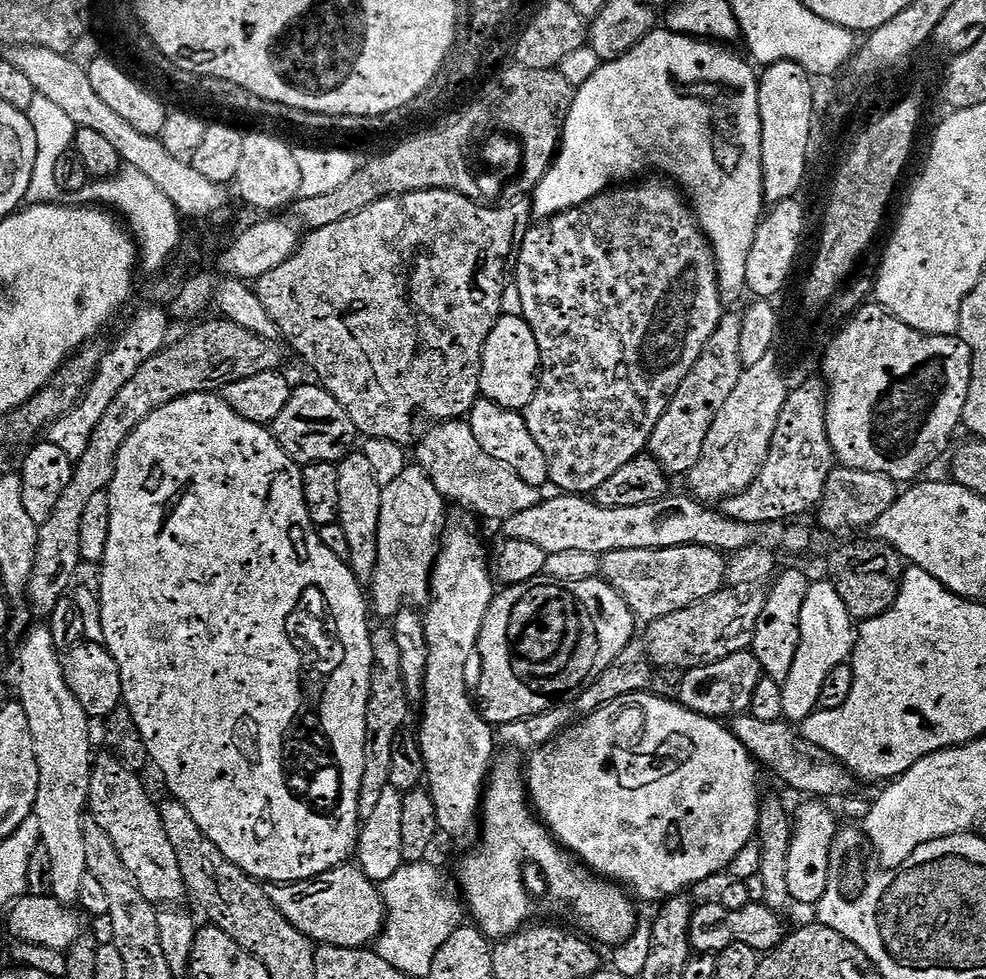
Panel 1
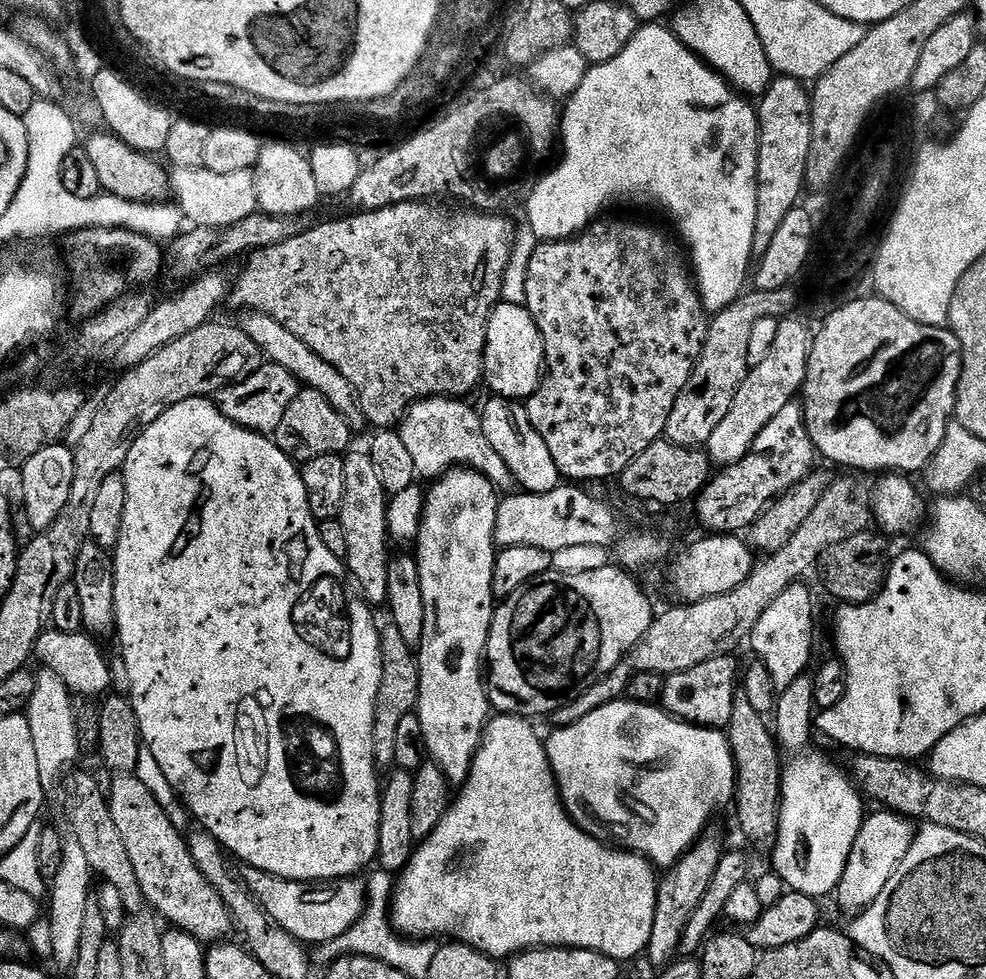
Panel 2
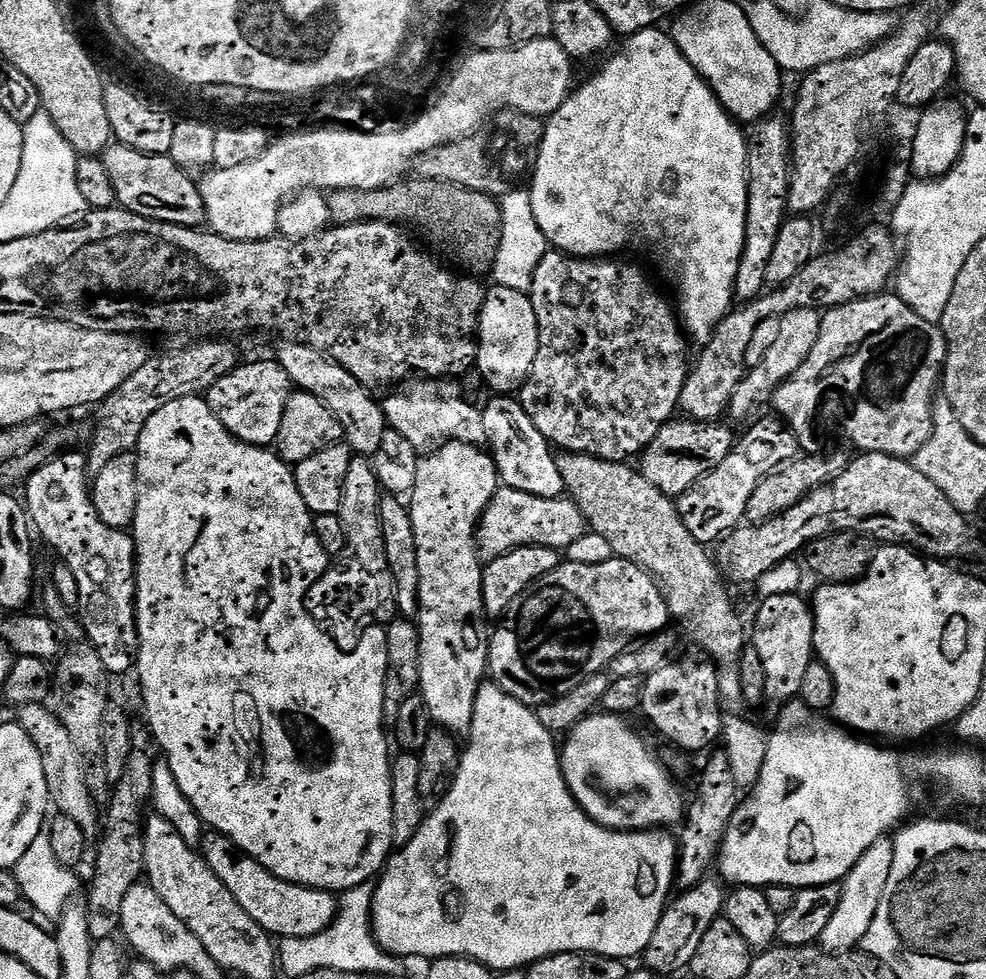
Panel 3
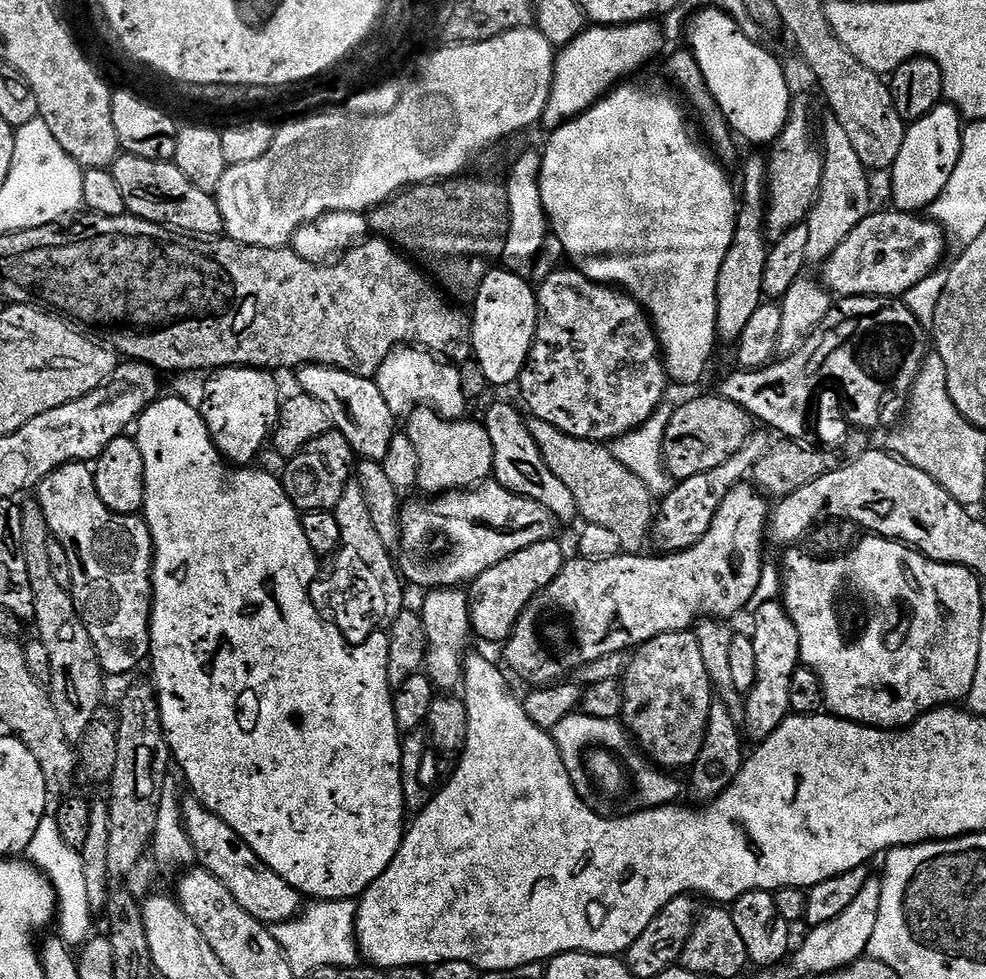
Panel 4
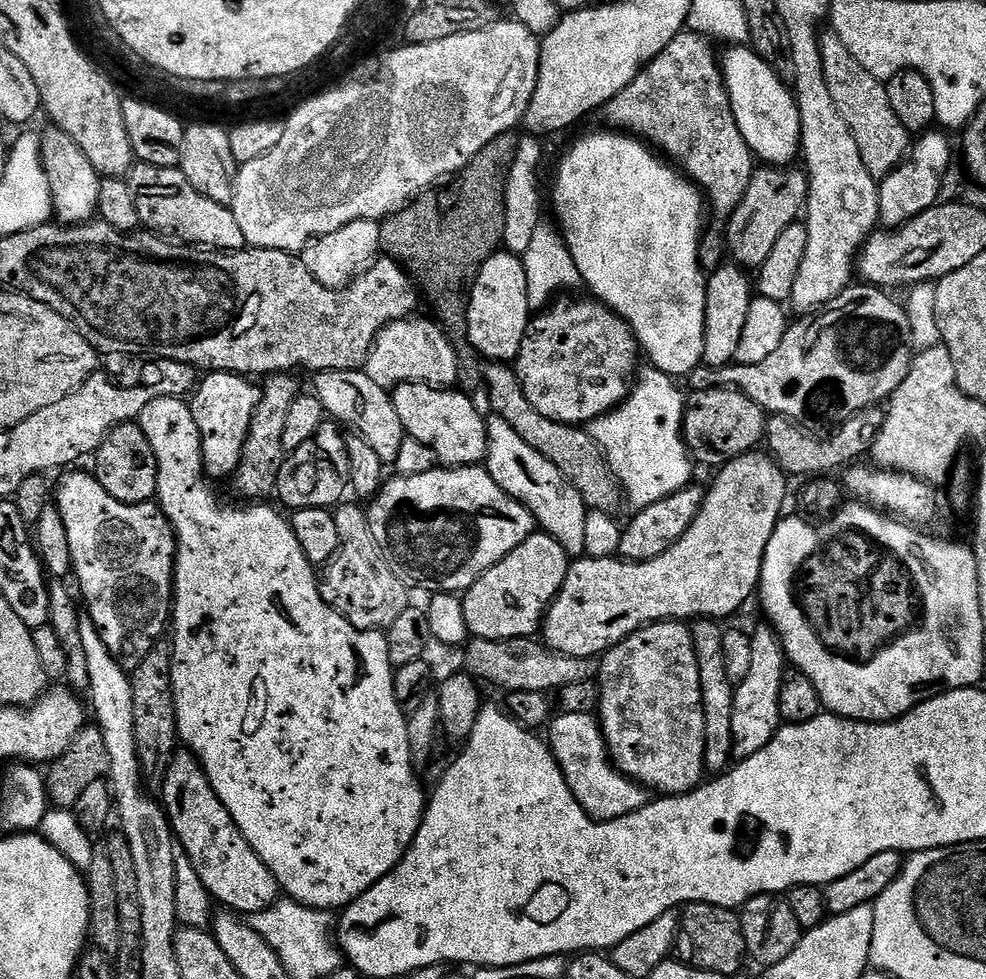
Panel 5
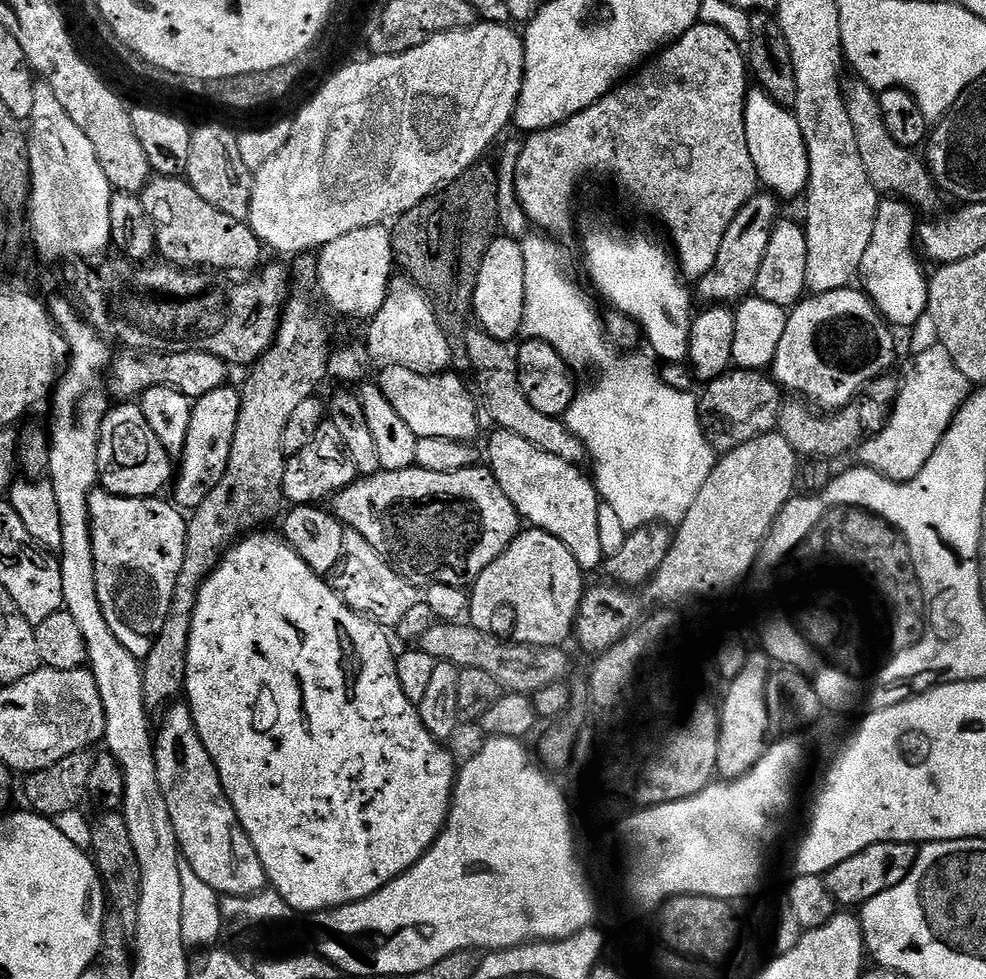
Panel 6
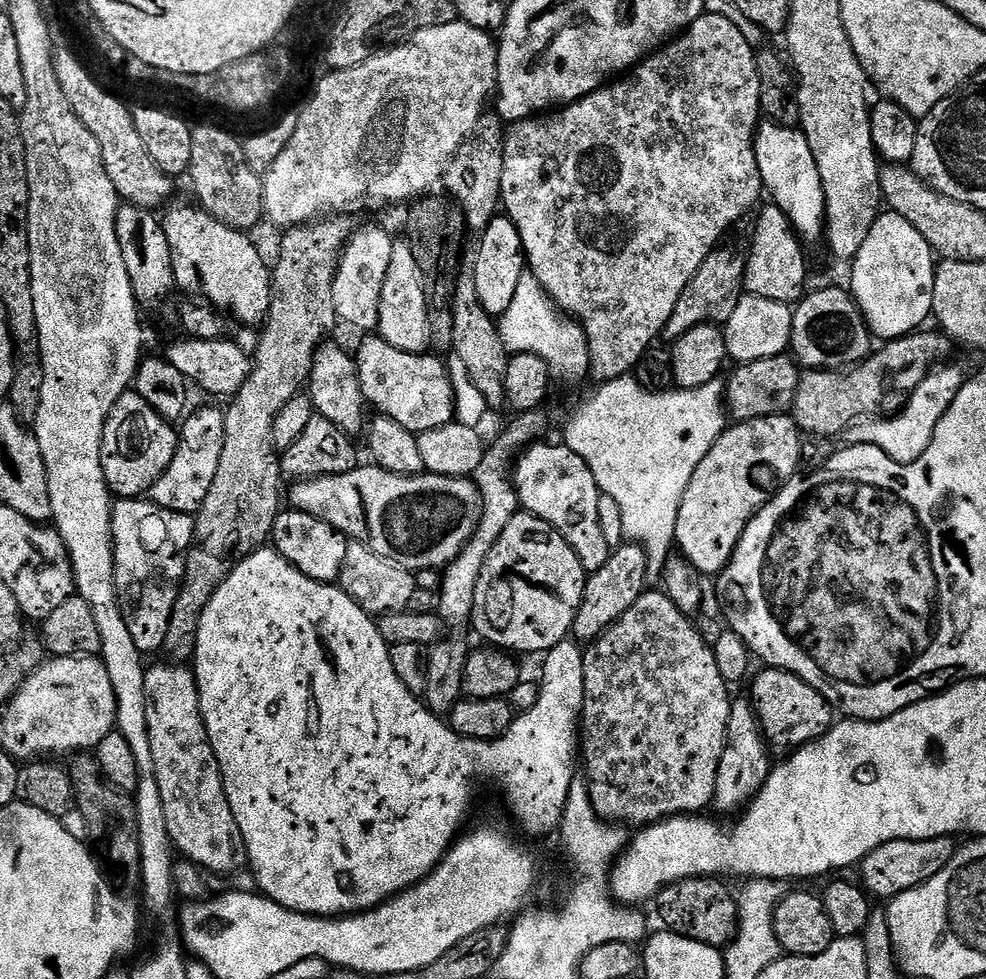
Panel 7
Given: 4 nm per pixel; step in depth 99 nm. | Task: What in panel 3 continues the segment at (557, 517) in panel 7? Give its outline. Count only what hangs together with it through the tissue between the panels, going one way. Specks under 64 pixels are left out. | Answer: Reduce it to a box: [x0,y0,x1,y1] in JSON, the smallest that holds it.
[482,394,564,498]

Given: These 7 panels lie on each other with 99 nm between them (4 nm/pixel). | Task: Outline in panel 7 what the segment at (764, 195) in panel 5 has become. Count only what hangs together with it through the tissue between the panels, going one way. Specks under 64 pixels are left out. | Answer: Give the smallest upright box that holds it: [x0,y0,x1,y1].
[662,247,746,342]

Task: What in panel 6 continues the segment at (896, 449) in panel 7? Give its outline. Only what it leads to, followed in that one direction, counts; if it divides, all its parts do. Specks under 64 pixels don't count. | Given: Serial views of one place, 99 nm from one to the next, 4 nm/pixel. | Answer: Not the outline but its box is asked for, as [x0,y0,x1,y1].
[854,343,970,482]

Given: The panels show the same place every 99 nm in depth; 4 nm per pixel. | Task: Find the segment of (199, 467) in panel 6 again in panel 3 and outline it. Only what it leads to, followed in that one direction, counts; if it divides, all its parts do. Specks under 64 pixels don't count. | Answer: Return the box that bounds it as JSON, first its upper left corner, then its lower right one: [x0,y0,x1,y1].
[206,358,294,448]

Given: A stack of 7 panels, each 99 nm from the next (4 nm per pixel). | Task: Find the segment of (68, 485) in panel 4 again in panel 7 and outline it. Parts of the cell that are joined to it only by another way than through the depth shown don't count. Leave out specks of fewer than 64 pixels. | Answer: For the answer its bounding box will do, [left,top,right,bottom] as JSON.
[112,498,196,654]

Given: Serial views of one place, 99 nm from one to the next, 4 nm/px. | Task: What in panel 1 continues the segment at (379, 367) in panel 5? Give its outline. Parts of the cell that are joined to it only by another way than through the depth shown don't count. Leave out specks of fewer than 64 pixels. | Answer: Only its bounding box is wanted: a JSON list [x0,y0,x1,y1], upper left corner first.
[414,419,542,521]

